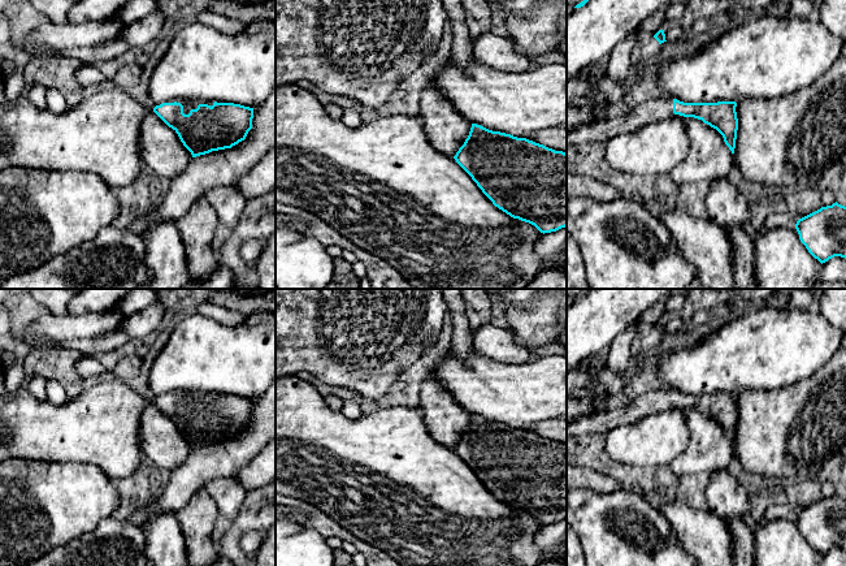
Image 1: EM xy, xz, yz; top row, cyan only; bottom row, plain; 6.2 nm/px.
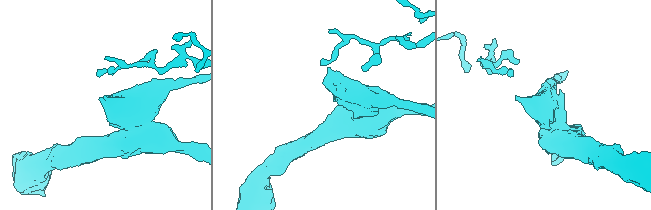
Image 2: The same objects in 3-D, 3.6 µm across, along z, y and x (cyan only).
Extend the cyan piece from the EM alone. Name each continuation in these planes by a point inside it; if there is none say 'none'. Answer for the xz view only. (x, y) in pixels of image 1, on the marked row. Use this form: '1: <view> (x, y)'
none

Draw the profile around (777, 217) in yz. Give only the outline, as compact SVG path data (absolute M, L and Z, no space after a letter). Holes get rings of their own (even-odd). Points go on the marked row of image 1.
M771 208L764 224L758 229L758 232L762 234L763 232L775 228L795 226L798 220L797 213L788 208Z

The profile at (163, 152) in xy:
M153 111L148 112L142 124L139 151L144 165L164 182L183 173L192 160L175 130Z

